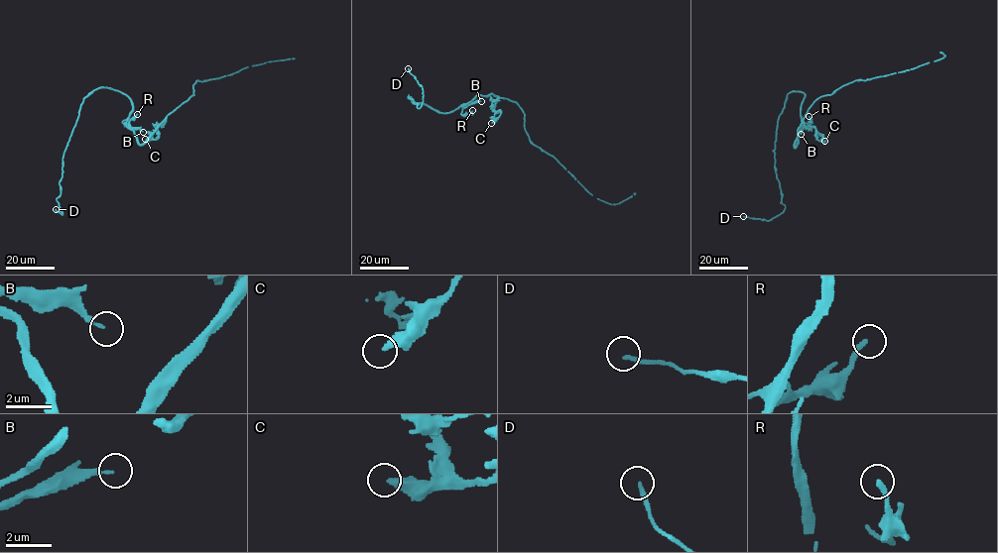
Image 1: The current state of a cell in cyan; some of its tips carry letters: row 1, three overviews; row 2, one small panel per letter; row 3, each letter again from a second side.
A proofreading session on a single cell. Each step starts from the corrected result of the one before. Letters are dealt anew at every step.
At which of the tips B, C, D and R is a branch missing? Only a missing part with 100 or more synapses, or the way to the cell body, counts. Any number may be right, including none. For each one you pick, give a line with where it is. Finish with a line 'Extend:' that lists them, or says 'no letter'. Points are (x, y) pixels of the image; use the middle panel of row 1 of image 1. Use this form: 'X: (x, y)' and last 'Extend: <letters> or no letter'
Extend: no letter

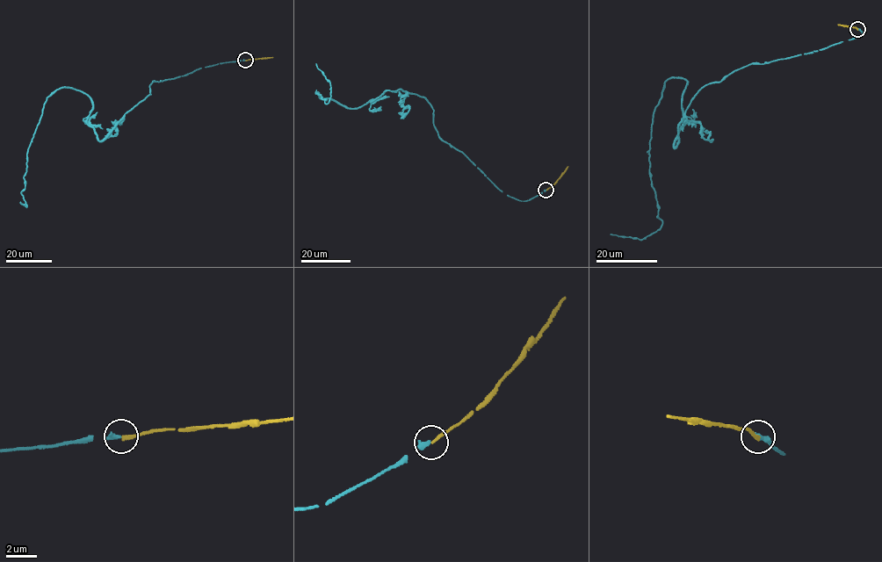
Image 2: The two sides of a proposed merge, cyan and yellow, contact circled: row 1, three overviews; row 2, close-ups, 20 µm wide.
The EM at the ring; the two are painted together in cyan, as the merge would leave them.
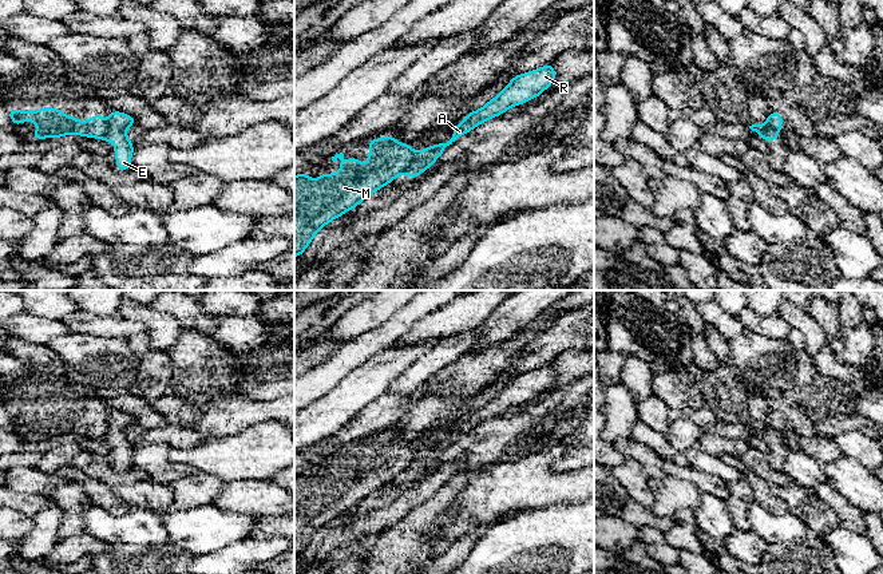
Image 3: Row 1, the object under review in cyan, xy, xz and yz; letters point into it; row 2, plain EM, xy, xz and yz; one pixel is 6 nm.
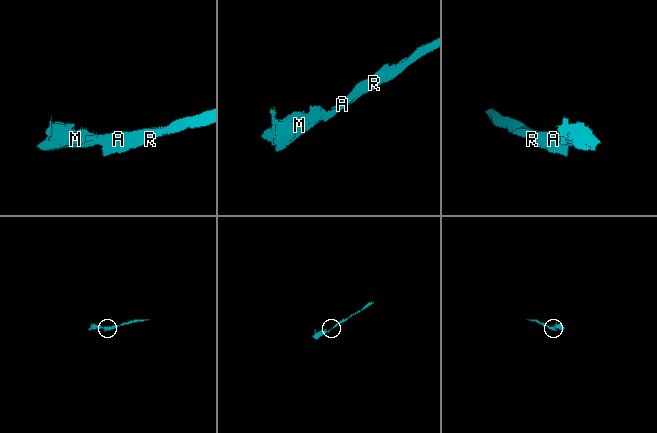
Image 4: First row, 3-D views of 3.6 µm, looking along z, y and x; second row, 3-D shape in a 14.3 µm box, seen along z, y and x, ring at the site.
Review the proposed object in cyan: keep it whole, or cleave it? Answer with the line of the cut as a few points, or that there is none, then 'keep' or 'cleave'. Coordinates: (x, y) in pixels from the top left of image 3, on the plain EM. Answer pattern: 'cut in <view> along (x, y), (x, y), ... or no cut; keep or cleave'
cut in xz along (416, 452), (404, 471); cleave

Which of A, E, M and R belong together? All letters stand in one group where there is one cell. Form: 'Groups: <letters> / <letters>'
Groups: A E R / M

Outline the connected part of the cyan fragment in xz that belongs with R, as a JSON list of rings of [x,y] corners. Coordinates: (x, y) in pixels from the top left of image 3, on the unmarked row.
[[[553,361],[541,368],[512,376],[511,381],[482,408],[466,413],[466,417],[454,427],[452,438],[447,443],[436,443],[416,452],[405,472],[413,480],[423,471],[429,468],[435,460],[444,452],[446,447],[452,444],[459,436],[466,435],[476,425],[502,415],[514,405],[520,405],[538,397],[555,380],[557,372]]]

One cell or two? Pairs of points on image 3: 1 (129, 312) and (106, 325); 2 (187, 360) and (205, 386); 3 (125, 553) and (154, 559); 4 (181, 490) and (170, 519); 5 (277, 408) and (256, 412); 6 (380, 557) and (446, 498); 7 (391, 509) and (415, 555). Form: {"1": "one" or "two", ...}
{"1": "two", "2": "one", "3": "one", "4": "two", "5": "one", "6": "one", "7": "two"}

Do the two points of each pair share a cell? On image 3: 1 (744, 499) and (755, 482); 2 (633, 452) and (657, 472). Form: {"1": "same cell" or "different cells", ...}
{"1": "different cells", "2": "same cell"}

